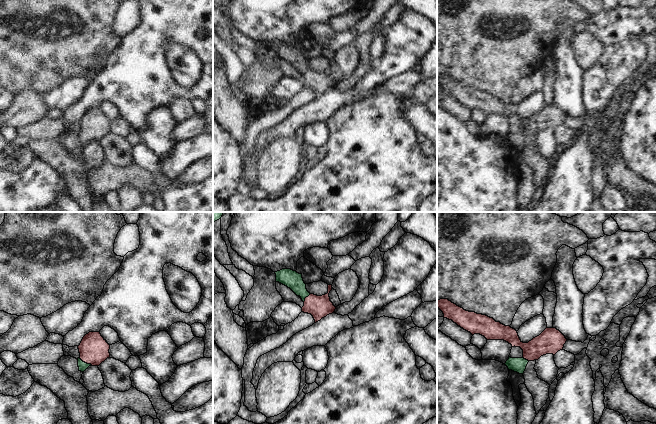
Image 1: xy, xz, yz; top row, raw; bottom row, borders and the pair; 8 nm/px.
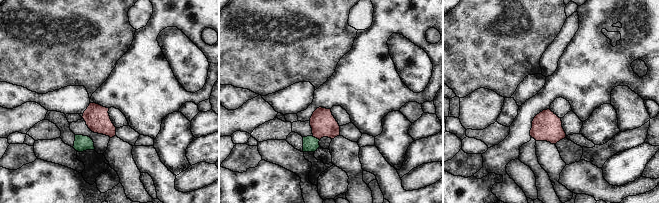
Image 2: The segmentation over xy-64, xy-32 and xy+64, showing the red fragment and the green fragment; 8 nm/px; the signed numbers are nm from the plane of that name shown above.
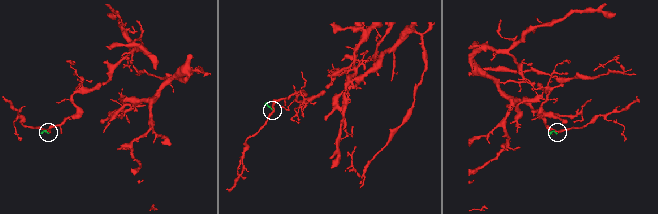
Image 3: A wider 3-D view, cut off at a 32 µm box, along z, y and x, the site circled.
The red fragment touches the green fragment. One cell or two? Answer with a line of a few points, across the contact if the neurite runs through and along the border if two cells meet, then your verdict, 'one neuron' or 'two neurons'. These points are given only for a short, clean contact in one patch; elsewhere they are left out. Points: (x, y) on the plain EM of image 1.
xy (93, 125), (85, 138), (83, 142) | one neuron

